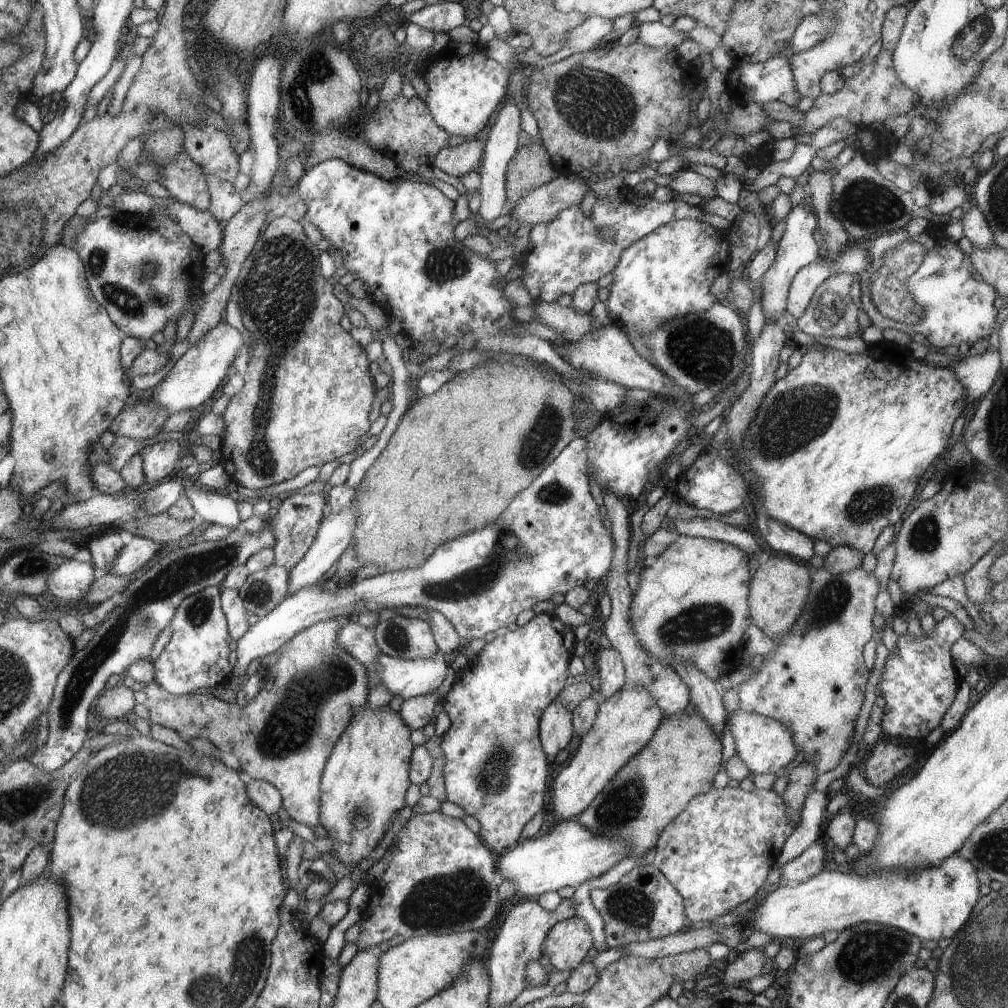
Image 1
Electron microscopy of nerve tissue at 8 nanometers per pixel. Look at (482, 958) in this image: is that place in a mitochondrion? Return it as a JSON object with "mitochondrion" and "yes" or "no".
{"mitochondrion":"no"}

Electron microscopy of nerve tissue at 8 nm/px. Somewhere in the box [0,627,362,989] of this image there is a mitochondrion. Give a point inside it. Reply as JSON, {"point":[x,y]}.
{"point":[123,776]}

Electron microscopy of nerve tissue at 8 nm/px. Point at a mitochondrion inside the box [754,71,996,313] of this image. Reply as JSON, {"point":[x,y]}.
{"point":[867,202]}

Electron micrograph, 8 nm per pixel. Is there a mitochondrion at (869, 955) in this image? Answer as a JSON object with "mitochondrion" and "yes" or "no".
{"mitochondrion":"yes"}

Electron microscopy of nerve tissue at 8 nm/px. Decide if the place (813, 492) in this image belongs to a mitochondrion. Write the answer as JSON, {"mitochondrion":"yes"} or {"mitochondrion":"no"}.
{"mitochondrion":"no"}

